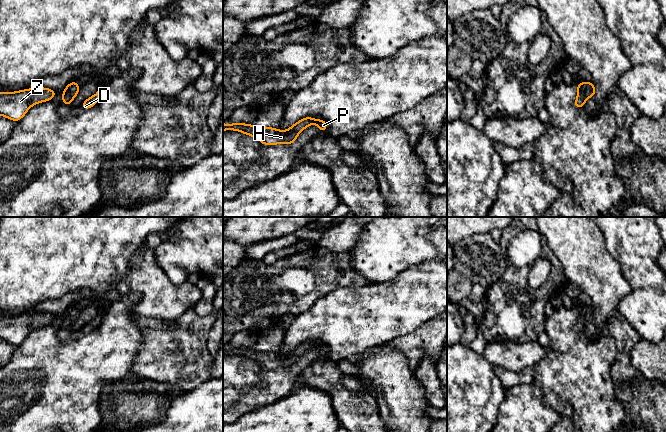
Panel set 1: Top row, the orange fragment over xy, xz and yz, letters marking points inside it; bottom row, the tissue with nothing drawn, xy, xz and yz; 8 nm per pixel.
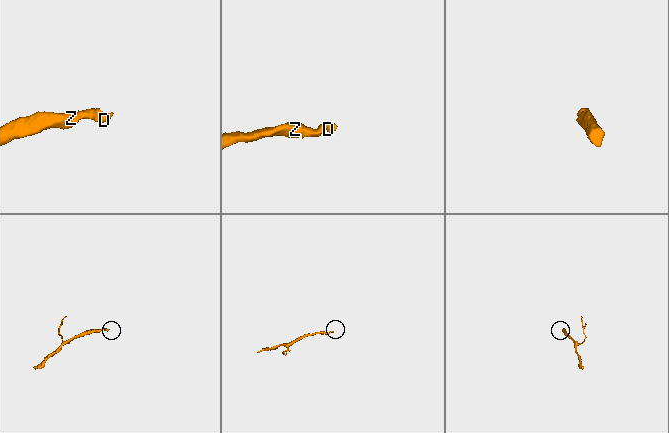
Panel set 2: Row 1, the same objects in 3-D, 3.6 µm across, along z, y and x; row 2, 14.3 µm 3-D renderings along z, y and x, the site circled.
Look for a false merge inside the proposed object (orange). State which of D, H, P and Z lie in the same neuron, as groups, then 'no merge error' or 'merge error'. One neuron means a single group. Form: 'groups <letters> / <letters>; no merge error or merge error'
groups D H P Z; no merge error

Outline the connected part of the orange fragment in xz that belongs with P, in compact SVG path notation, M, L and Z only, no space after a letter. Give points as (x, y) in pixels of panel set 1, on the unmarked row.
M305 341L298 345L296 348L291 349L291 351L284 356L276 352L268 352L266 350L254 351L252 348L242 347L223 347L223 355L235 354L249 360L254 360L263 369L276 369L279 367L294 368L298 358L311 348L317 348L320 352L321 358L323 358L328 351L328 348L325 344L314 343L313 341Z

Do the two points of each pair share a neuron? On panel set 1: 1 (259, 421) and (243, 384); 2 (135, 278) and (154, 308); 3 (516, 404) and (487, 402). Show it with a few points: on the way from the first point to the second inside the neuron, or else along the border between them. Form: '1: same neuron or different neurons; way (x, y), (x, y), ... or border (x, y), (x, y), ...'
1: different neurons; border (276, 400), (270, 404), (254, 408), (233, 420)
2: same neuron; way (142, 285), (154, 297), (154, 301)
3: different neurons; border (506, 388), (495, 421)

